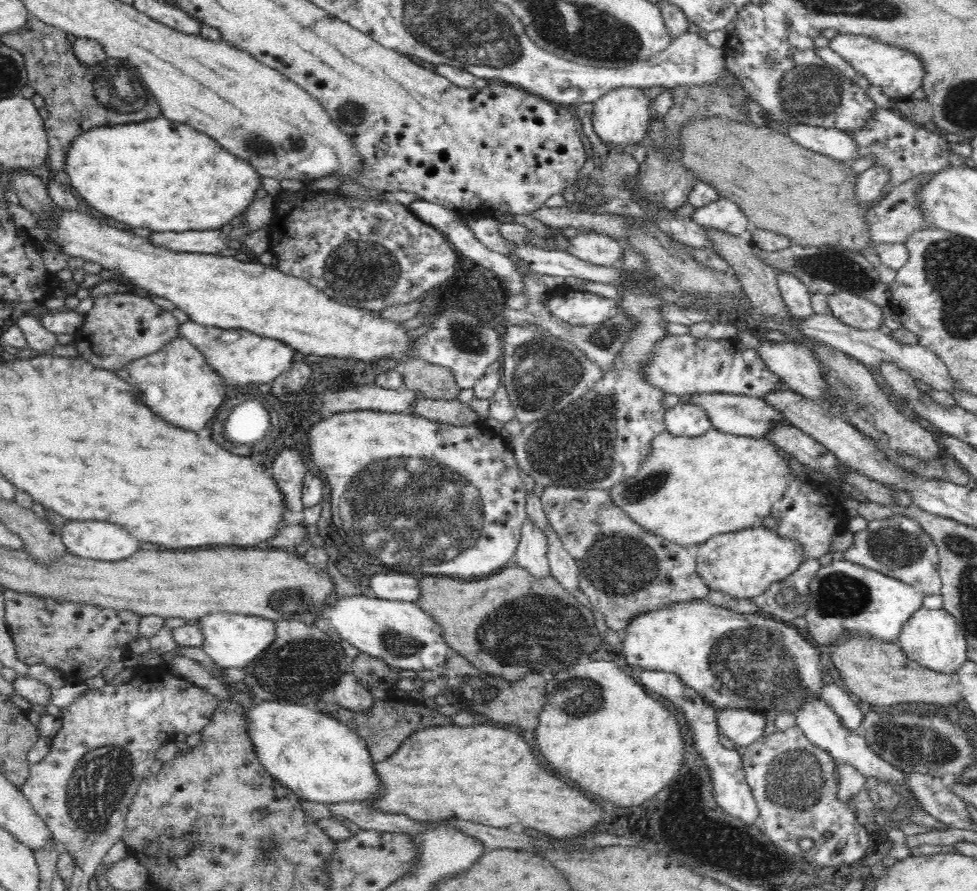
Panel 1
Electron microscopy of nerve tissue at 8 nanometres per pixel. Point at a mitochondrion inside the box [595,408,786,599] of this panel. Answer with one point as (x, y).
(653, 481)

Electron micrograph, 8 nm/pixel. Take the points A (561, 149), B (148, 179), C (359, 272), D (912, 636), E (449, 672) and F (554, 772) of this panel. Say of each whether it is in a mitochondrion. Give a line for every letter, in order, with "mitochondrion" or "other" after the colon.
A: other
B: other
C: mitochondrion
D: other
E: mitochondrion
F: other

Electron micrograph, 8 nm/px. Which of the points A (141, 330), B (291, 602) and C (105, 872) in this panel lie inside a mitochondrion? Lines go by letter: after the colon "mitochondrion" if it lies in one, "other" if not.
A: other
B: mitochondrion
C: other

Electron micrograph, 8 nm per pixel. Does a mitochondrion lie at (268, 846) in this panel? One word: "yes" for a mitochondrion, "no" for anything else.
yes

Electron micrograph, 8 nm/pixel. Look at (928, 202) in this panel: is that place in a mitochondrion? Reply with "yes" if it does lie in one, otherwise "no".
no

